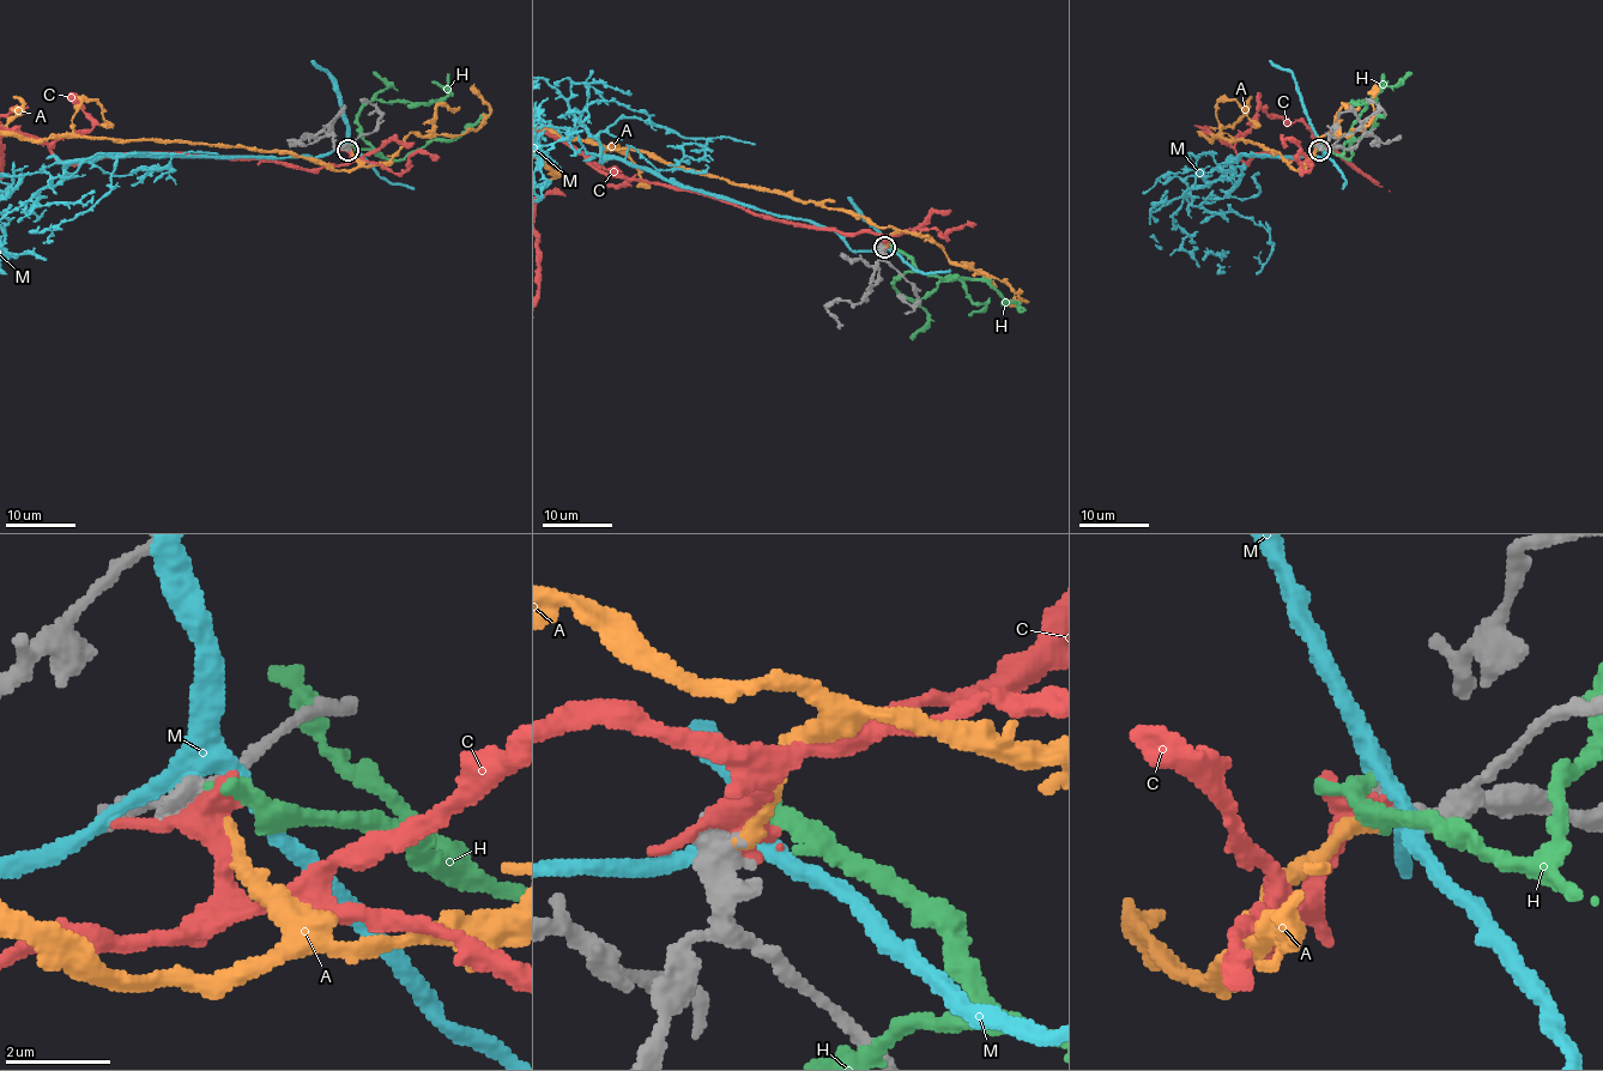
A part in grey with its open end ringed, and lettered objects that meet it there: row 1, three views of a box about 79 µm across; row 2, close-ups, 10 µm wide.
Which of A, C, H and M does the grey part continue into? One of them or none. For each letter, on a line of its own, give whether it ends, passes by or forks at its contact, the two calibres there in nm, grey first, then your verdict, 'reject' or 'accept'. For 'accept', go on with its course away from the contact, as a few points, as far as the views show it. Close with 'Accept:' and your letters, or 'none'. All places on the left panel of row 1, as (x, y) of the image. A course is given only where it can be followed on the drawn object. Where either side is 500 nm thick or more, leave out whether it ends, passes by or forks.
A: 700/280 nm | accept
C: 650/360 nm | reject
H: 550/400 nm | reject
M: 650/360 nm | reject
Accept: A

